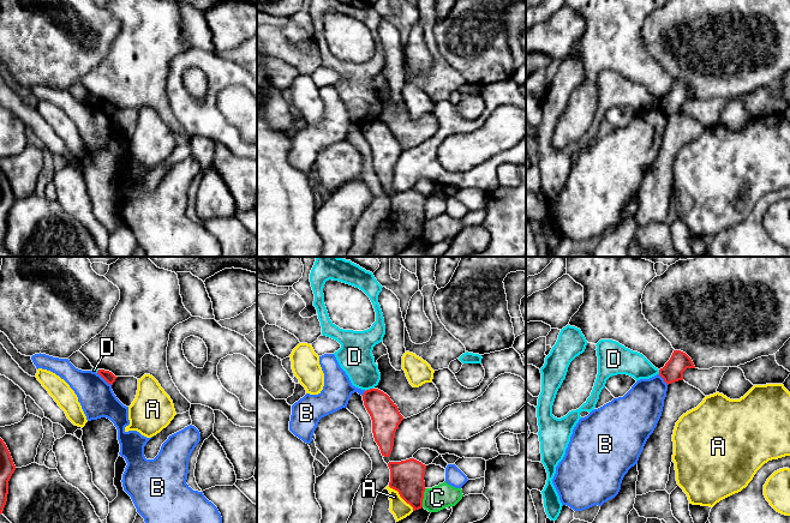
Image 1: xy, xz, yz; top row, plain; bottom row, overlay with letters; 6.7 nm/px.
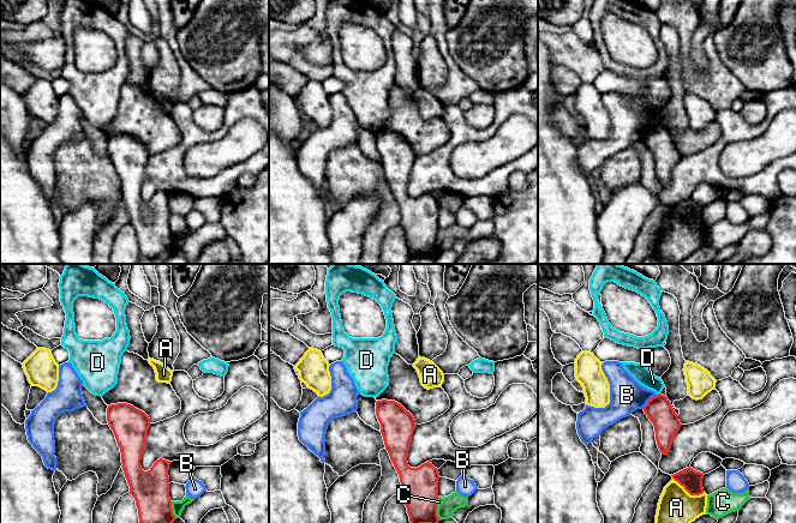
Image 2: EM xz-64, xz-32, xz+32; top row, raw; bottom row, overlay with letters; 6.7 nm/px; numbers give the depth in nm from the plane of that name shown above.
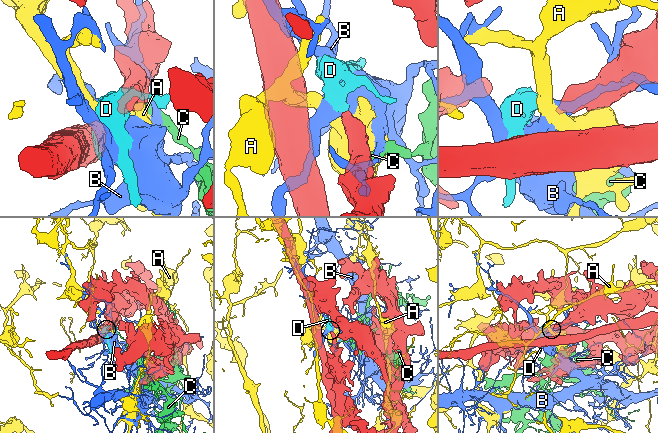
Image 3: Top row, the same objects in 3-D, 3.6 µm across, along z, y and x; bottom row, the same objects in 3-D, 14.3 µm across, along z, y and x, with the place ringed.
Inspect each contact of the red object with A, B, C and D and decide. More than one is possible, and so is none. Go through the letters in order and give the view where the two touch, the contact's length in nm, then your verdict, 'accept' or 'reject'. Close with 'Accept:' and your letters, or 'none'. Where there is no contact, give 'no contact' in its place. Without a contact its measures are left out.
A: contact in xz; length 240 nm; reject
B: contact in xy; length 130 nm; reject
C: contact in xz; length 130 nm; reject
D: contact in xz; length 60 nm; reject
Accept: none

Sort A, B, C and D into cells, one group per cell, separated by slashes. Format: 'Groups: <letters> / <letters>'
Groups: A / B / C / D

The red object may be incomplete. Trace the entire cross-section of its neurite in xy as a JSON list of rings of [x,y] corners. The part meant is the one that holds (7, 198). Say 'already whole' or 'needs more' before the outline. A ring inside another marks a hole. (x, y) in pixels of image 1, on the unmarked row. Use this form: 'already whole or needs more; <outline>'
already whole; [[[0,169],[0,246],[2,245],[7,233],[8,212],[14,202],[16,197],[11,185],[4,172]]]

